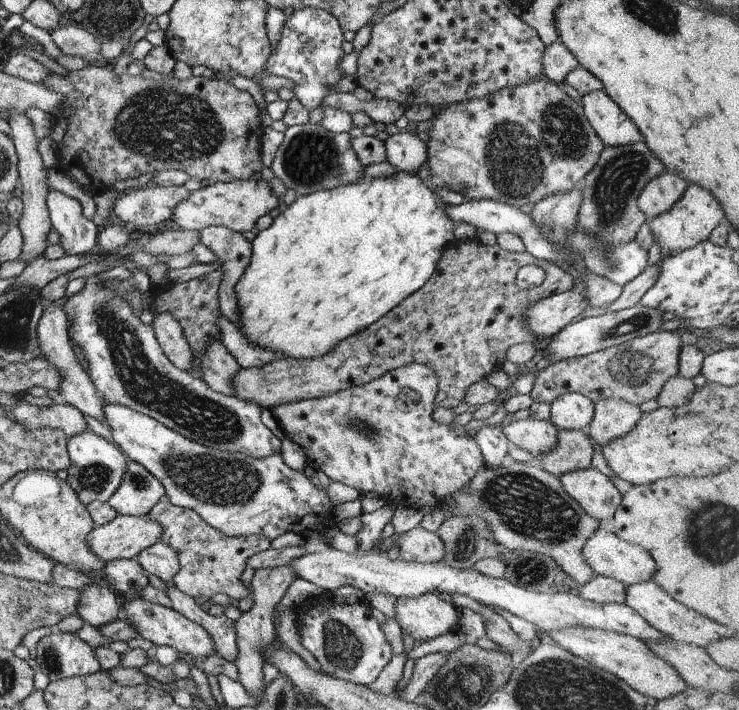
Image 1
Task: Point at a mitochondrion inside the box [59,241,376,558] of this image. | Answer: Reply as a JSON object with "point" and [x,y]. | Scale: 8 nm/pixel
{"point":[206,419]}

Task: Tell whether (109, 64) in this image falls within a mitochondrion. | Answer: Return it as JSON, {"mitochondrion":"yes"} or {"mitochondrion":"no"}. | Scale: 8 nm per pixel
{"mitochondrion":"no"}

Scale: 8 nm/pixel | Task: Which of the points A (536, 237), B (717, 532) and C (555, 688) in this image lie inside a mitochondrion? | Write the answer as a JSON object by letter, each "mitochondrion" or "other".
{"A":"other","B":"mitochondrion","C":"mitochondrion"}

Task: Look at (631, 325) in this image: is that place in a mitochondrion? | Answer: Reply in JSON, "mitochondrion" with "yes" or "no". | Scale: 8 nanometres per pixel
{"mitochondrion":"yes"}

